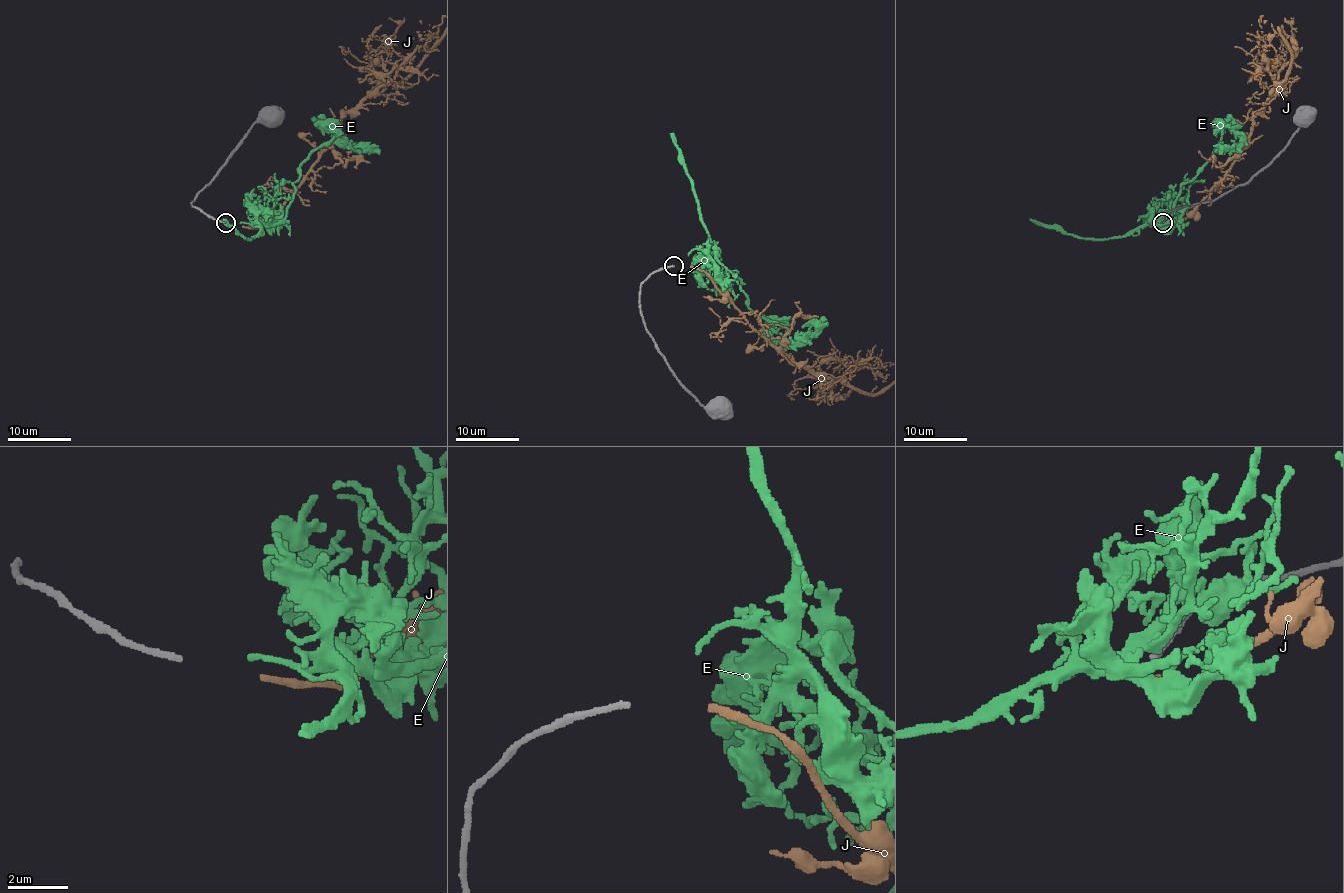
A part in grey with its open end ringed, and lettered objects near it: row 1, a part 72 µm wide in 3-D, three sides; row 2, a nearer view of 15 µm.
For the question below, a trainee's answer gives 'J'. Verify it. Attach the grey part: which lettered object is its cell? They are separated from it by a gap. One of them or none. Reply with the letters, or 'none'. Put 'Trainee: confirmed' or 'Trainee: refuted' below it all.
J
Trainee: confirmed

